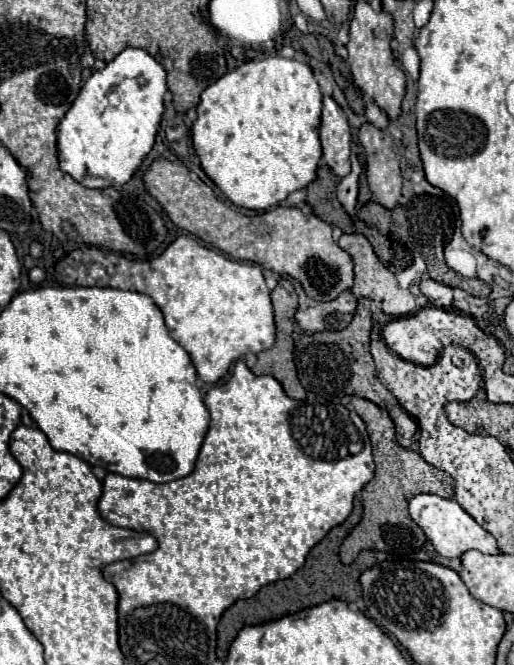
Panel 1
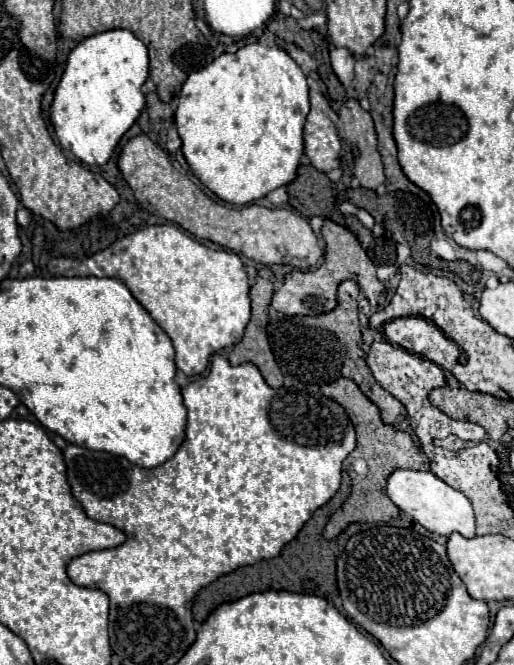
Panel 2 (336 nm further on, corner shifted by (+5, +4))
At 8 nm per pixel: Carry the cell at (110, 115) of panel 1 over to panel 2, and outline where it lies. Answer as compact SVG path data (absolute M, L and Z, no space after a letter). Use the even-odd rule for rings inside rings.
M126 29L104 31L78 43L68 55L50 107L50 121L60 147L86 165L104 165L144 109L142 85L148 71L146 45Z

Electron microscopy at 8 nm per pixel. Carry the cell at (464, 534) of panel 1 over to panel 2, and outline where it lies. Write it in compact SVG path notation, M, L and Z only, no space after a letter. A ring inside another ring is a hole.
M398 469L388 479L388 497L396 503L400 511L410 515L414 521L418 521L422 527L436 535L450 537L454 531L458 531L462 537L476 537L474 535L474 511L470 501L450 485L446 485L442 479L438 479L430 471L404 471Z

